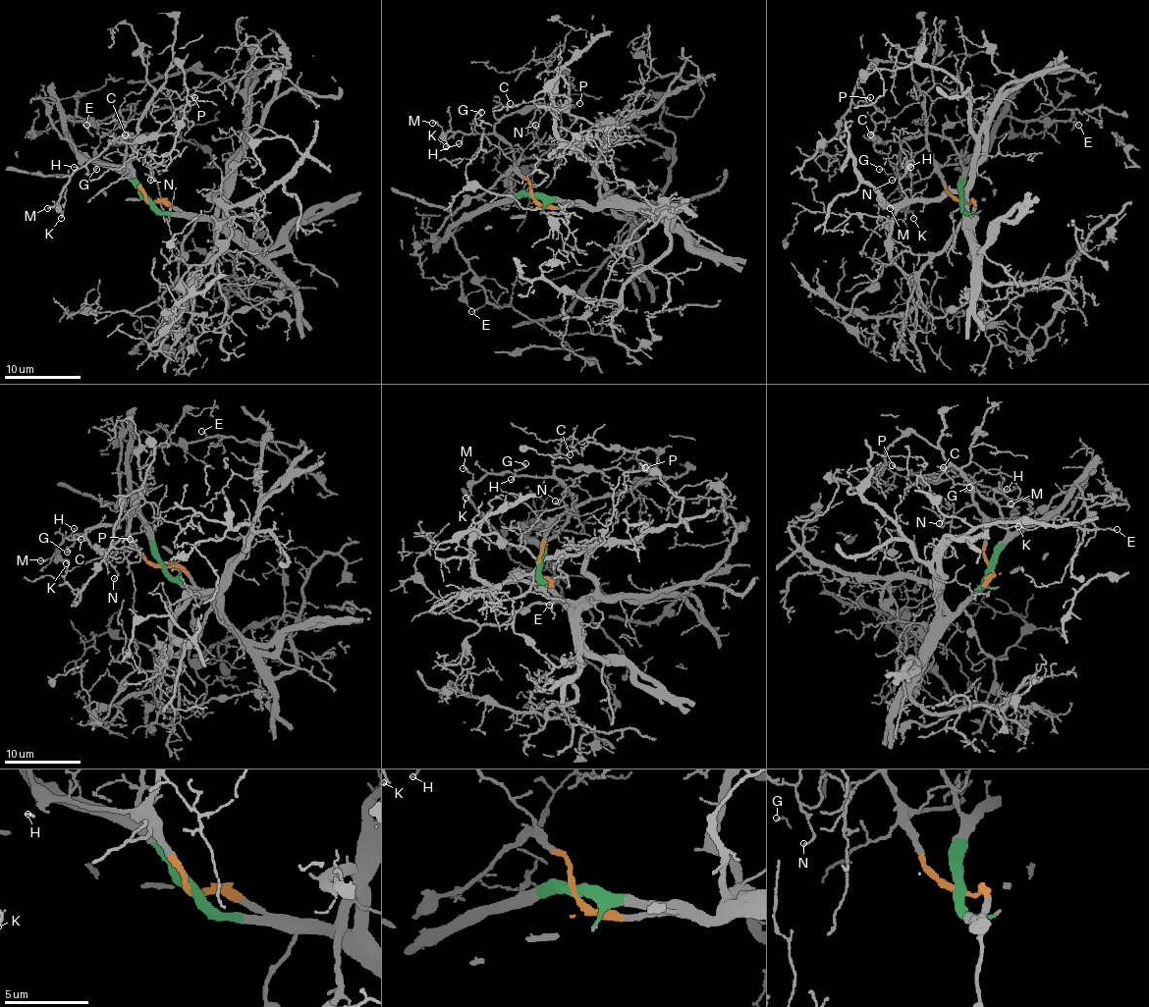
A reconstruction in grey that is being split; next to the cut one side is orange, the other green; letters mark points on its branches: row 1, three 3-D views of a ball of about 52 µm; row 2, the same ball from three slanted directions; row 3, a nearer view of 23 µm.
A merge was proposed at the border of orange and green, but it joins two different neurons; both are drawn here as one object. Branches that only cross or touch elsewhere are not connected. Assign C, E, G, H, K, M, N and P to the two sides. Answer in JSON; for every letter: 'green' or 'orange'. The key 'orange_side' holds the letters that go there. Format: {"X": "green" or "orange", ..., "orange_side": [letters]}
{"C": "green", "E": "green", "G": "green", "H": "green", "K": "green", "M": "green", "N": "green", "P": "green", "orange_side": []}

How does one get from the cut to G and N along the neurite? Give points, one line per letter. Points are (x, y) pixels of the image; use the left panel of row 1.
G: (147, 201), (138, 181), (125, 167), (125, 140), (131, 134), (110, 144), (86, 167), (86, 173), (96, 169)
N: (147, 201), (138, 181), (125, 167), (131, 132), (110, 140), (155, 138), (153, 150), (145, 156), (149, 181)

